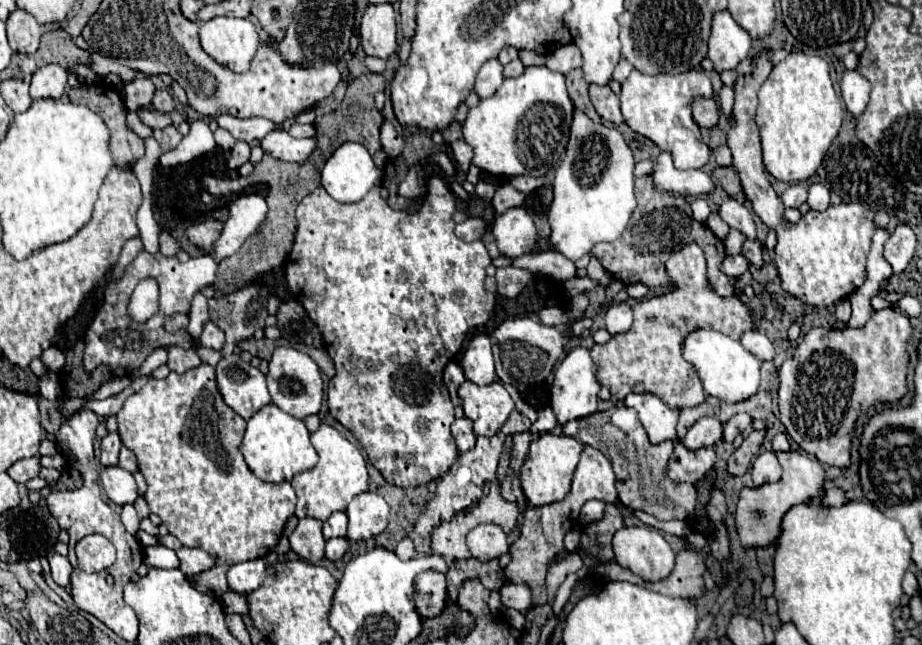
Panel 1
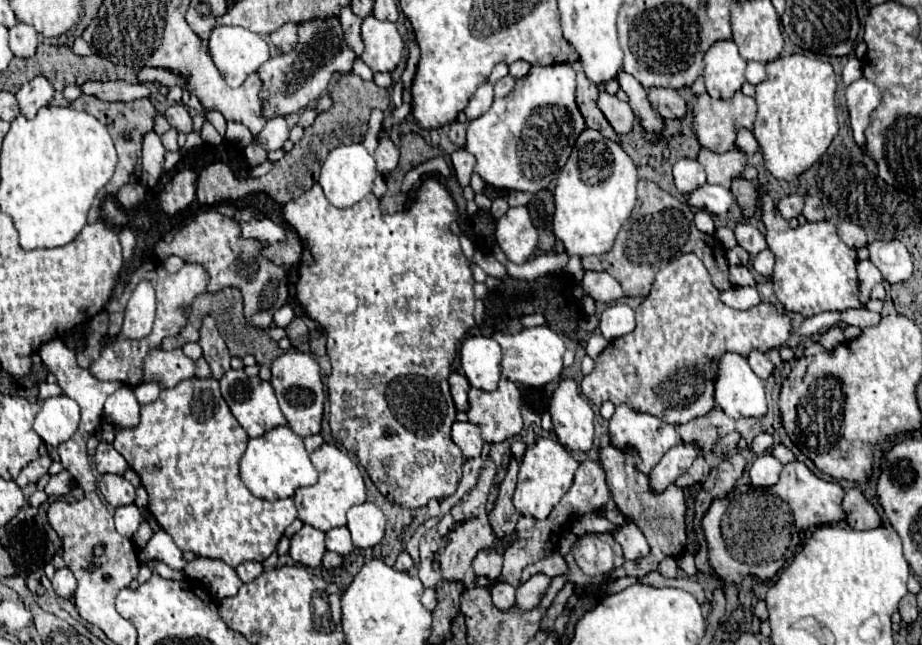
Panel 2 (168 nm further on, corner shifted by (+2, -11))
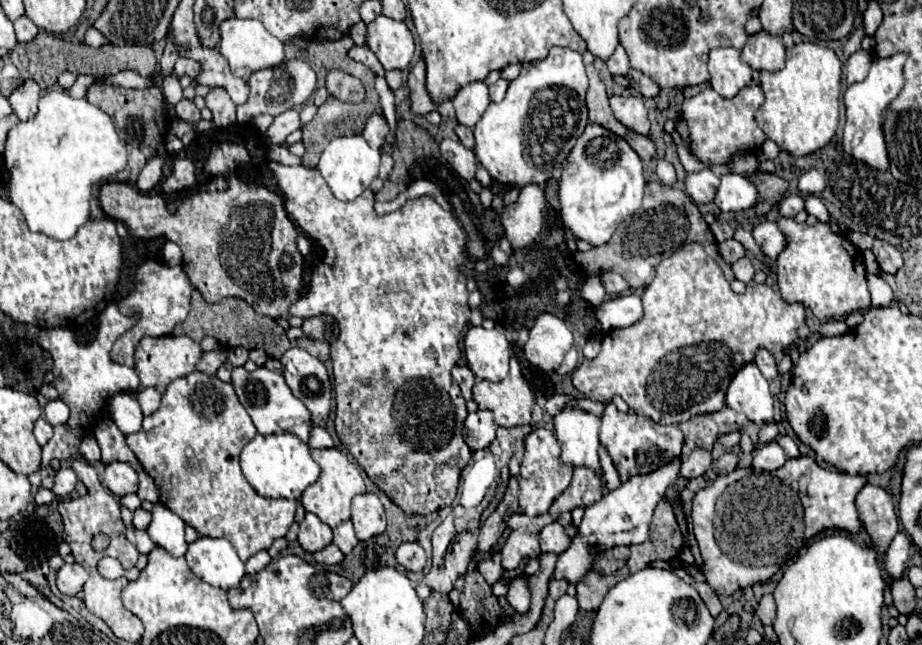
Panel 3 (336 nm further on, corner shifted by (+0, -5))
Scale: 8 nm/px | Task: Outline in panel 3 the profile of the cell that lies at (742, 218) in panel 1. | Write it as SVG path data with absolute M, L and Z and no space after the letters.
M760 223L758 227L754 227L752 235L756 237L756 243L764 249L764 253L768 253L768 257L772 259L776 259L786 247L786 235L778 229L776 223Z

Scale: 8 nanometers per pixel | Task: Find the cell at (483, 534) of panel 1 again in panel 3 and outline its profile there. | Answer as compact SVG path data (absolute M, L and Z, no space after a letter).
M496 553L496 555L492 555L490 559L482 561L482 563L478 565L478 571L482 573L482 577L486 579L488 585L494 585L496 581L500 581L500 579L502 579L502 573L504 573L504 569L502 569L502 565L500 565L500 555Z

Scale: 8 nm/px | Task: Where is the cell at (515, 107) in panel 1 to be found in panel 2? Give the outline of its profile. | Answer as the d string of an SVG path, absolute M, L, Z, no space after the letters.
M568 63L532 67L526 77L516 81L508 97L496 99L488 113L470 121L466 151L476 157L474 171L500 189L526 193L546 189L568 161L572 145L586 127L574 101L574 89L576 73Z

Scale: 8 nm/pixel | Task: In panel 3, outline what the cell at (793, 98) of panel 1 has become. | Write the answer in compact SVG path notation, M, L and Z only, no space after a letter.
M816 42L795 44L786 51L784 69L776 73L760 71L760 87L766 95L766 101L756 115L760 129L782 151L796 157L822 149L839 127L841 79L842 63L830 47Z

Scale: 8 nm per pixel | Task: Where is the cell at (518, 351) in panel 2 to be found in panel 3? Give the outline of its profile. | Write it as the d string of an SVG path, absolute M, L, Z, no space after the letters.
M542 313L532 329L530 339L524 345L524 357L530 365L540 367L542 371L556 371L572 347L572 331L556 315Z

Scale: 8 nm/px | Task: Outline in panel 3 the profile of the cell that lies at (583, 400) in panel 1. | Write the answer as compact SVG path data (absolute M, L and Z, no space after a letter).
M568 407L554 417L554 427L556 439L562 447L560 461L572 467L588 467L602 477L602 467L598 461L600 419L592 413Z

